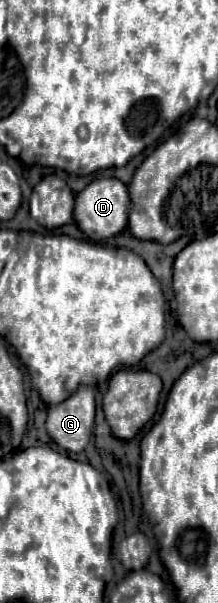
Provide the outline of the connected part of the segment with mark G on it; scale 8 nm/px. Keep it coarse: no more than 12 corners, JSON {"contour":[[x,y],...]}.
{"contour":[[81,386],[49,408],[57,446],[83,452],[95,422],[95,392]]}

